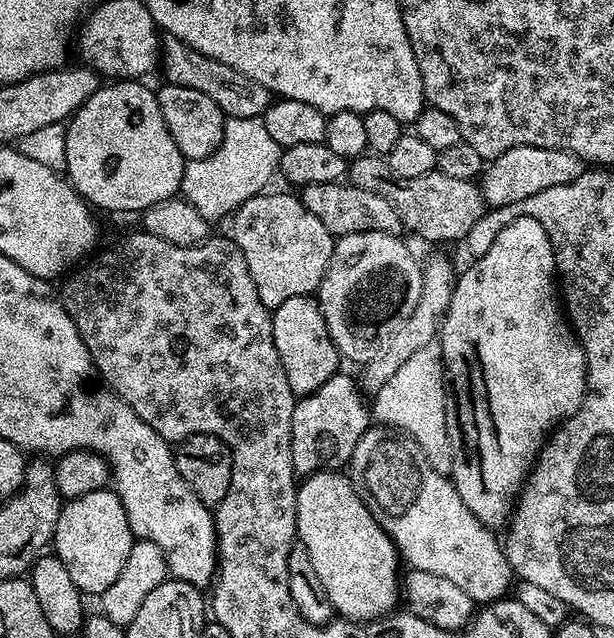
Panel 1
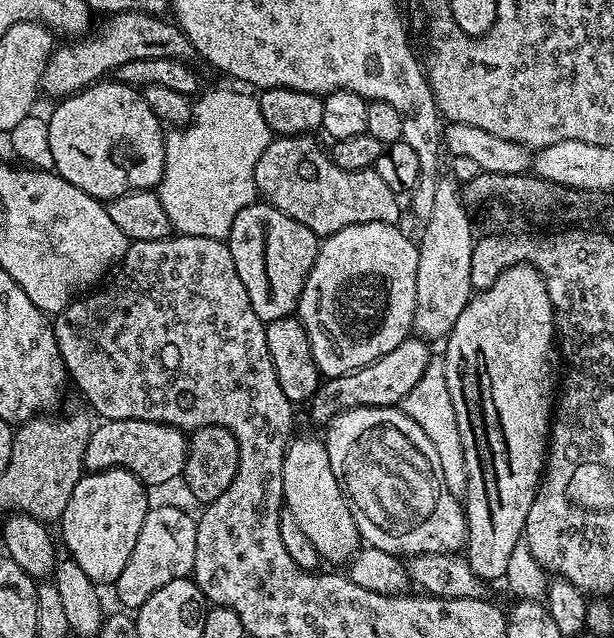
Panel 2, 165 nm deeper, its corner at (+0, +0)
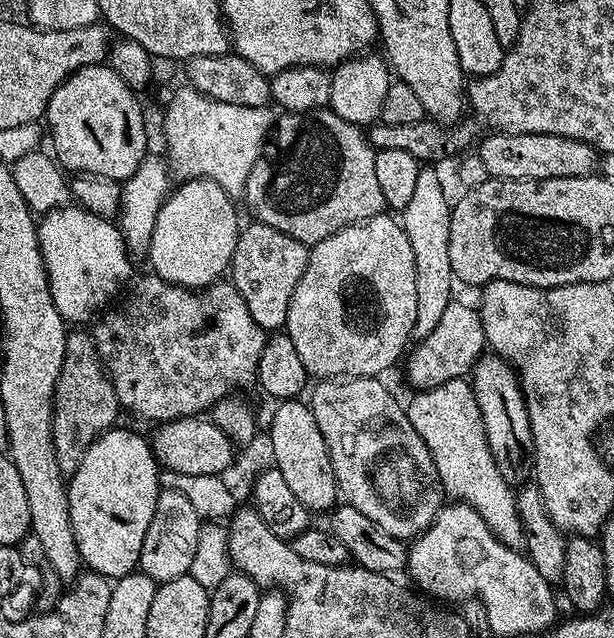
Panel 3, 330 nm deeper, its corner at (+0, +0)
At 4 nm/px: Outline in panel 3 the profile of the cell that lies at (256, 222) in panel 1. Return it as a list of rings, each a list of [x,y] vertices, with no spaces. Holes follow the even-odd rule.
[[[252,222],[249,228],[241,227],[230,265],[230,283],[242,294],[246,310],[258,326],[280,330],[287,325],[290,298],[306,270],[308,253],[306,245],[290,238],[290,234],[282,234],[282,230],[274,230],[274,226]]]

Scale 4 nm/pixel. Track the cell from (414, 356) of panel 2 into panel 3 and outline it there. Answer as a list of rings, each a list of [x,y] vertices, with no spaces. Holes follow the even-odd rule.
[[[453,298],[450,306],[446,306],[442,313],[438,326],[434,326],[434,330],[430,330],[430,334],[419,340],[415,347],[403,361],[404,372],[413,384],[413,389],[433,388],[459,376],[467,377],[486,350],[479,311],[473,305],[471,308],[470,305],[463,304],[460,298]]]

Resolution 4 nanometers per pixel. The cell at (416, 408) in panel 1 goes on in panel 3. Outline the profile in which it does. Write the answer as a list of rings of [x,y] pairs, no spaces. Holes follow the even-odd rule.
[[[459,376],[450,382],[442,382],[442,386],[421,388],[415,395],[406,404],[408,427],[416,431],[422,442],[426,442],[434,466],[438,466],[438,478],[445,493],[453,501],[470,505],[505,544],[517,550],[523,549],[524,531],[516,505],[516,492],[490,454],[482,414],[471,383]]]

